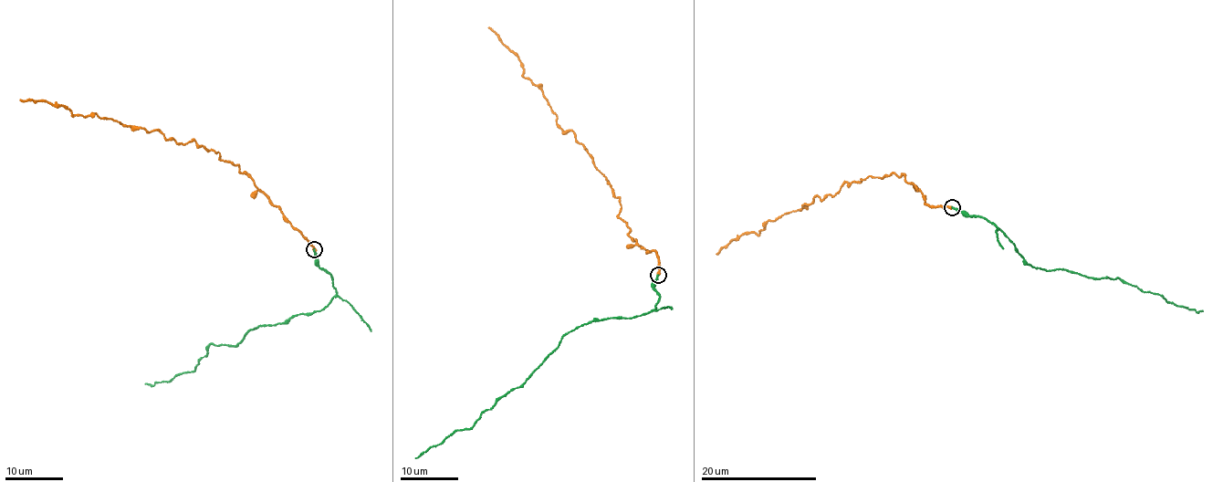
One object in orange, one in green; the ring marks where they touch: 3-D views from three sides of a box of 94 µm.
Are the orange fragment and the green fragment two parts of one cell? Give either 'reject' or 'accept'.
reject

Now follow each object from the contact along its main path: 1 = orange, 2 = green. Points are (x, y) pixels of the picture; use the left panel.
1: (314, 248), (253, 180), (219, 153), (193, 140), (180, 144), (158, 130), (19, 99)
2: (314, 249), (333, 278), (326, 307), (261, 325), (235, 346), (210, 344), (193, 371), (145, 383)

